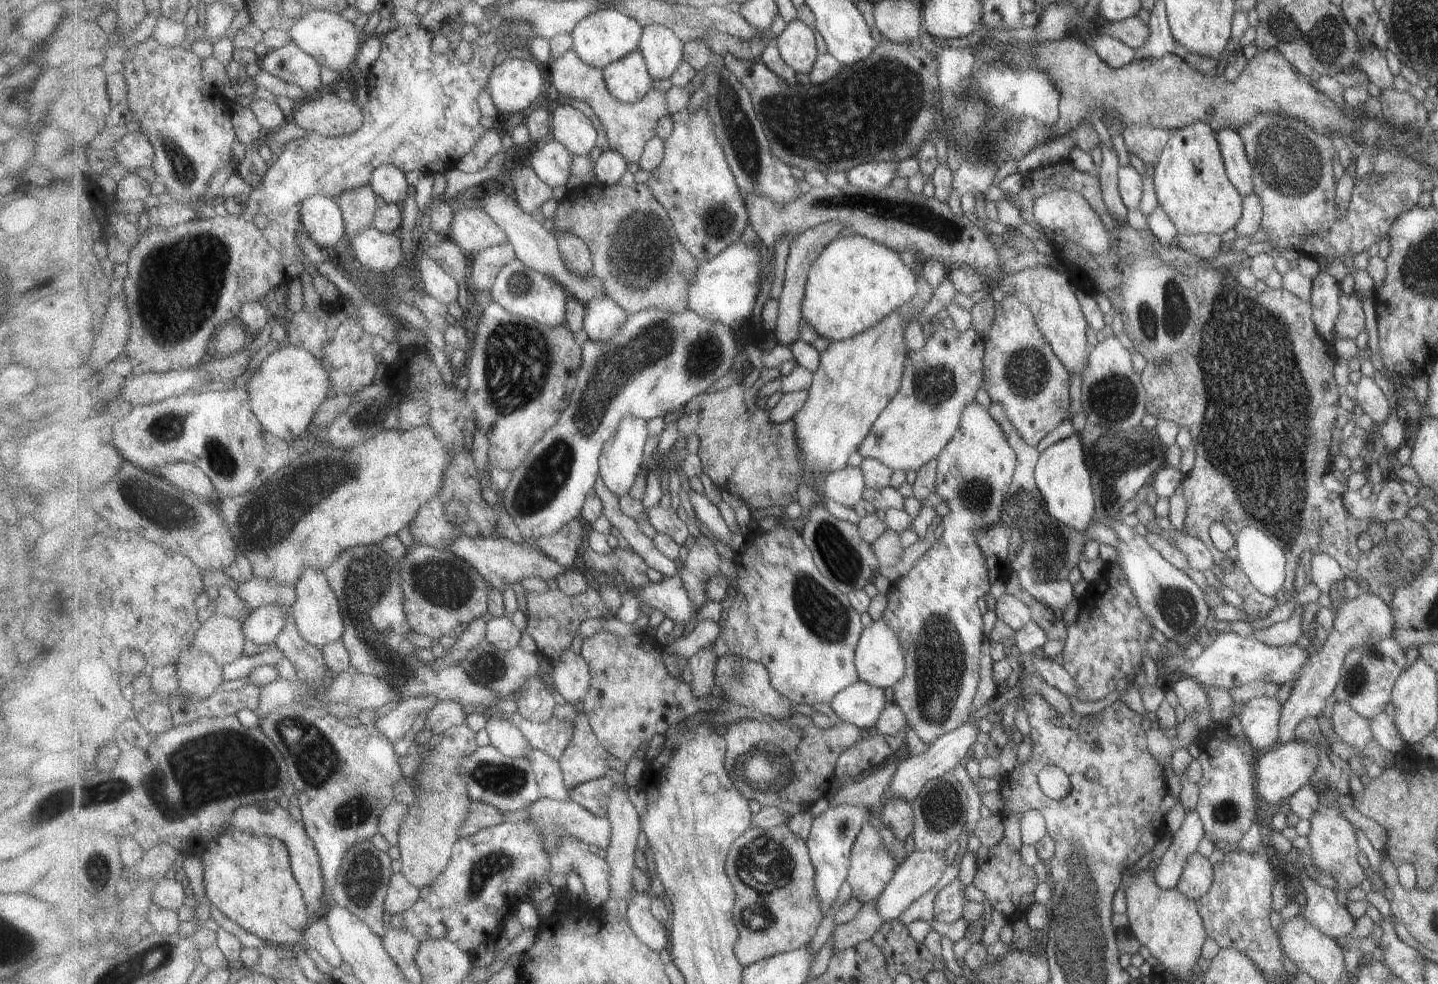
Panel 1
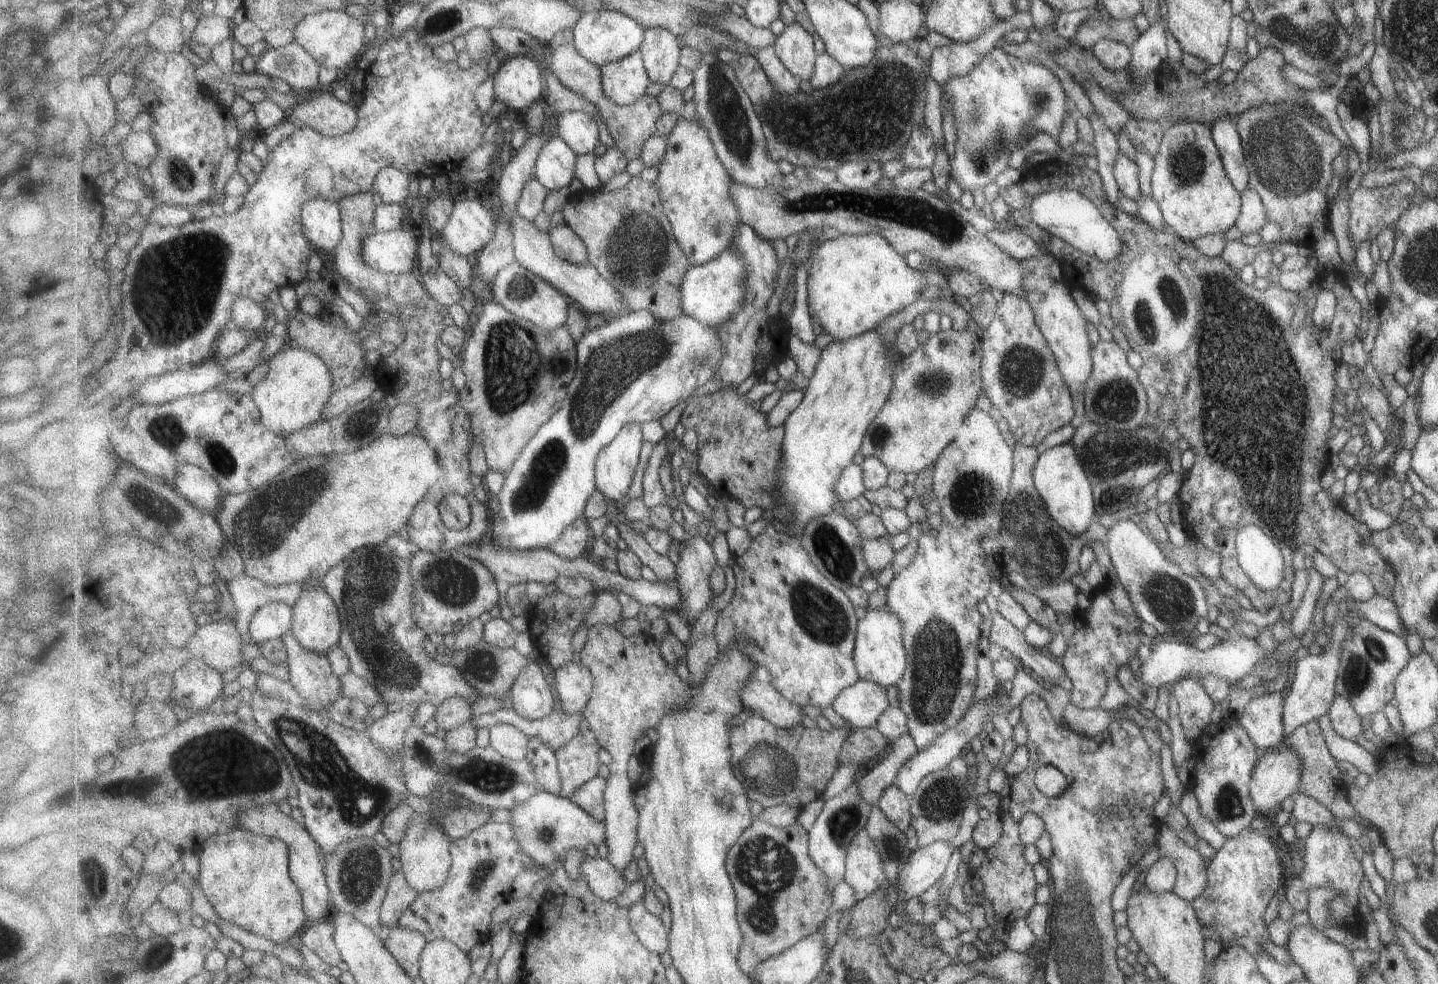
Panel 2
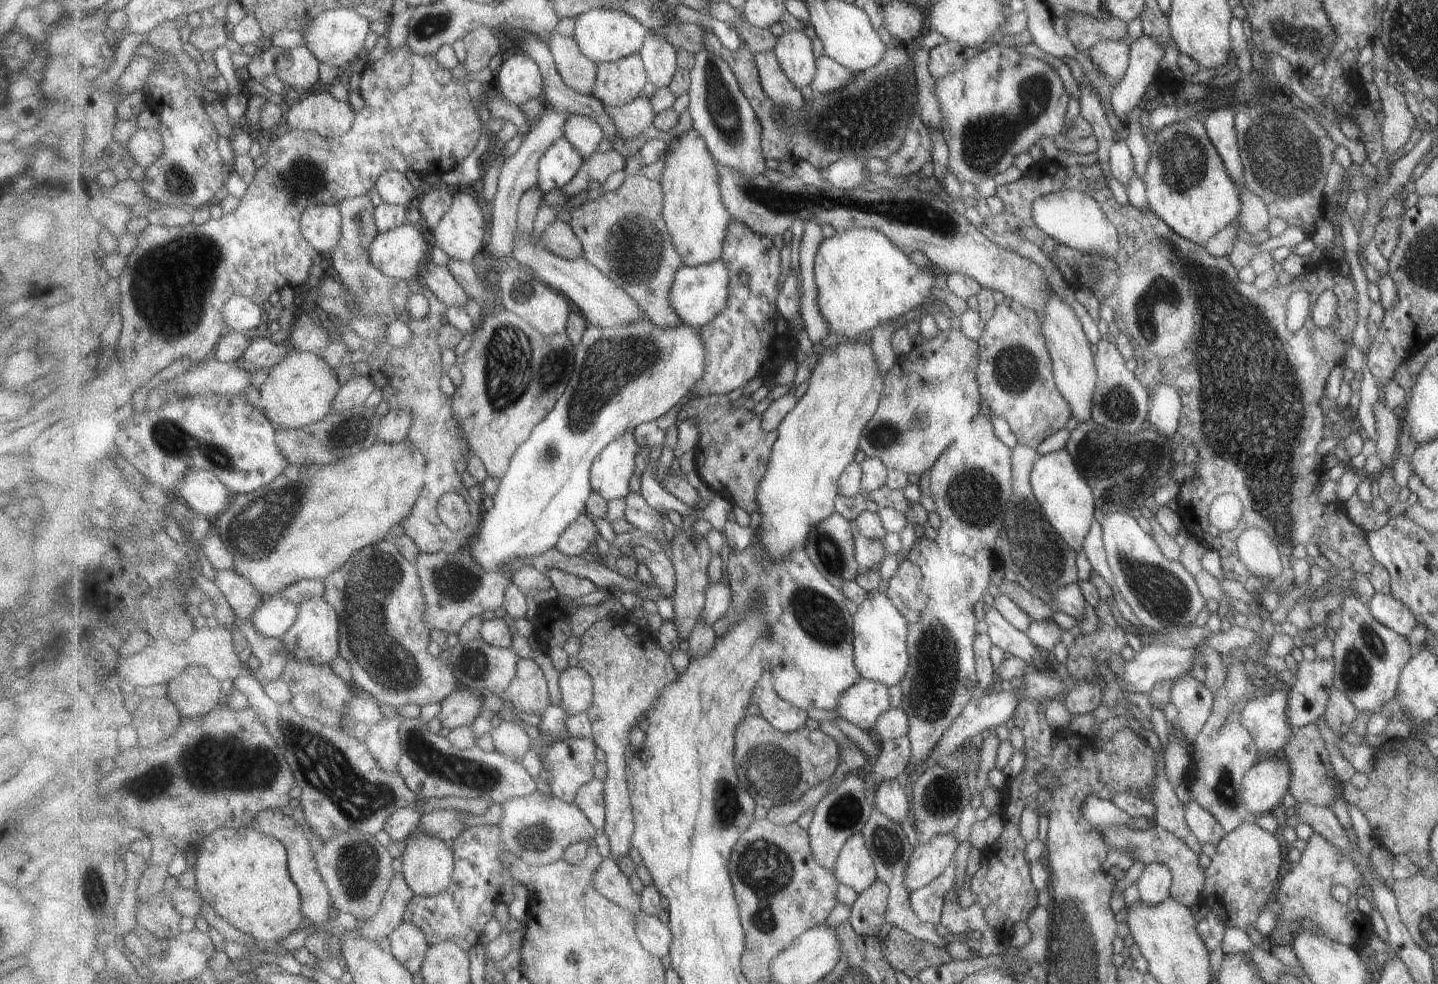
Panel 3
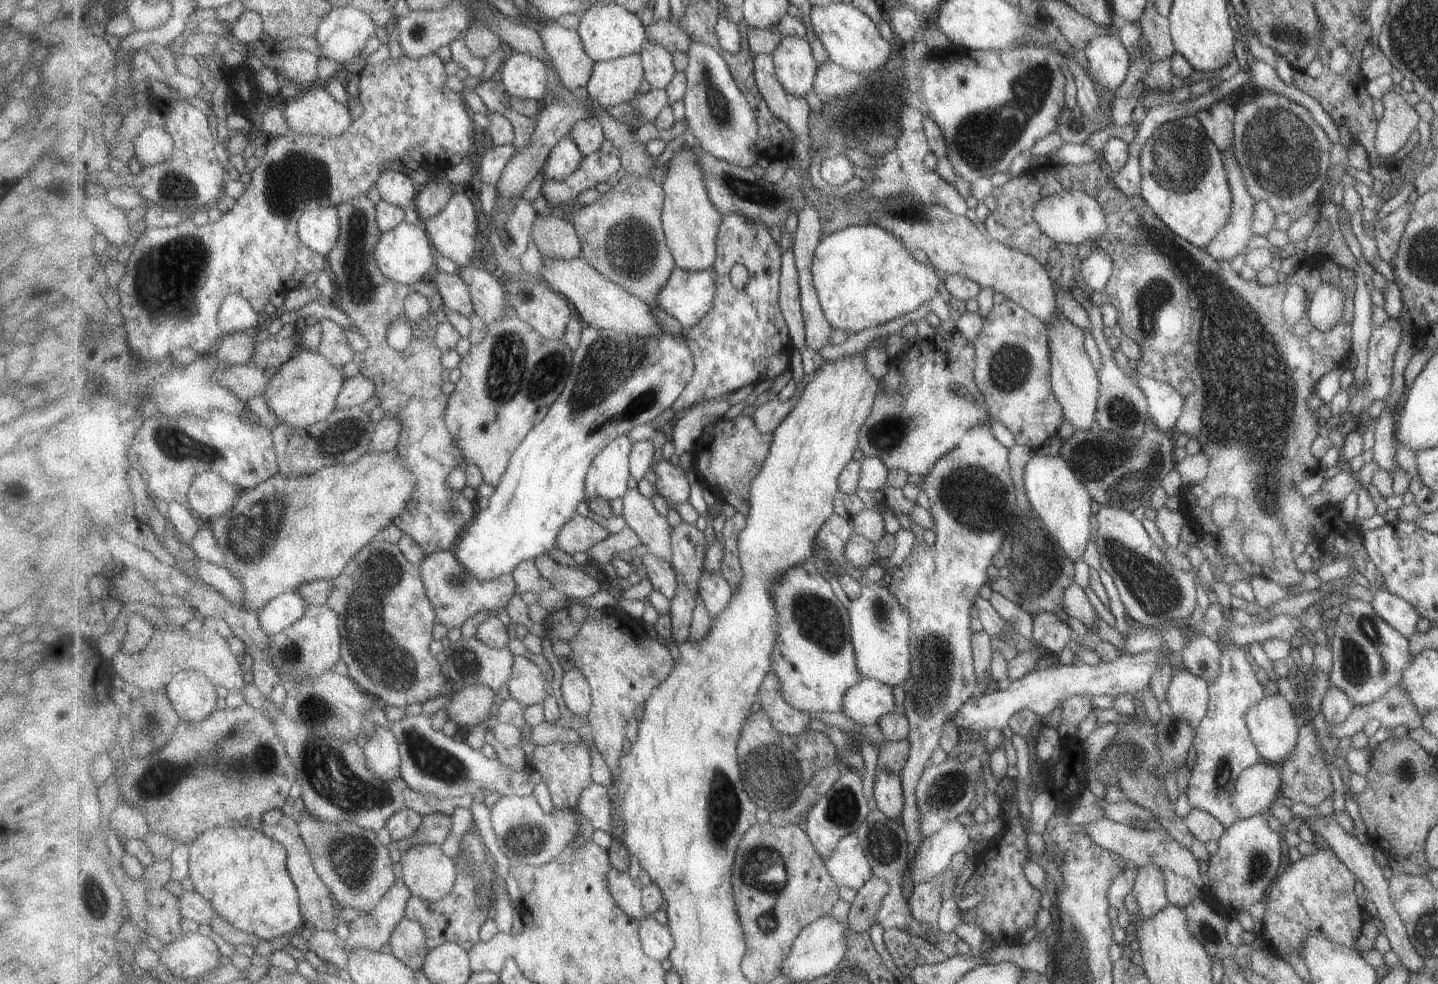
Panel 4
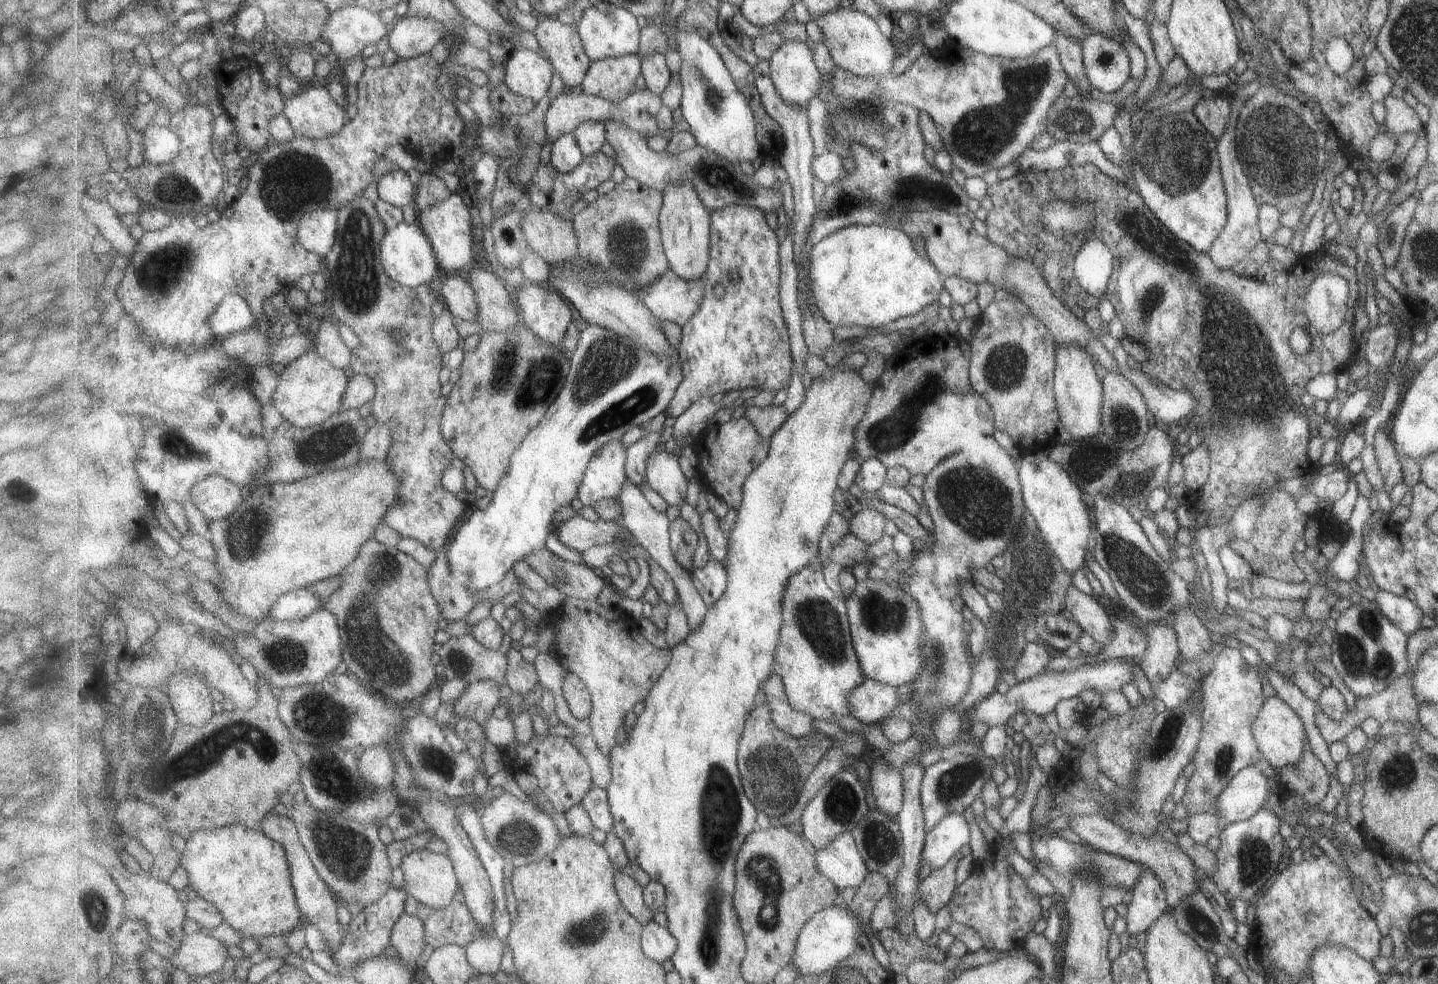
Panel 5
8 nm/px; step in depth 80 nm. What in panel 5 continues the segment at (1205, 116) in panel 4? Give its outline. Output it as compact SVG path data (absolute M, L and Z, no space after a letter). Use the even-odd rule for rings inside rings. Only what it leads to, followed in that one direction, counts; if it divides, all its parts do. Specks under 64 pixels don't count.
M1206 93L1193 106L1192 114L1203 128L1217 139L1229 124L1229 110L1229 102L1225 97L1220 98L1212 93Z

